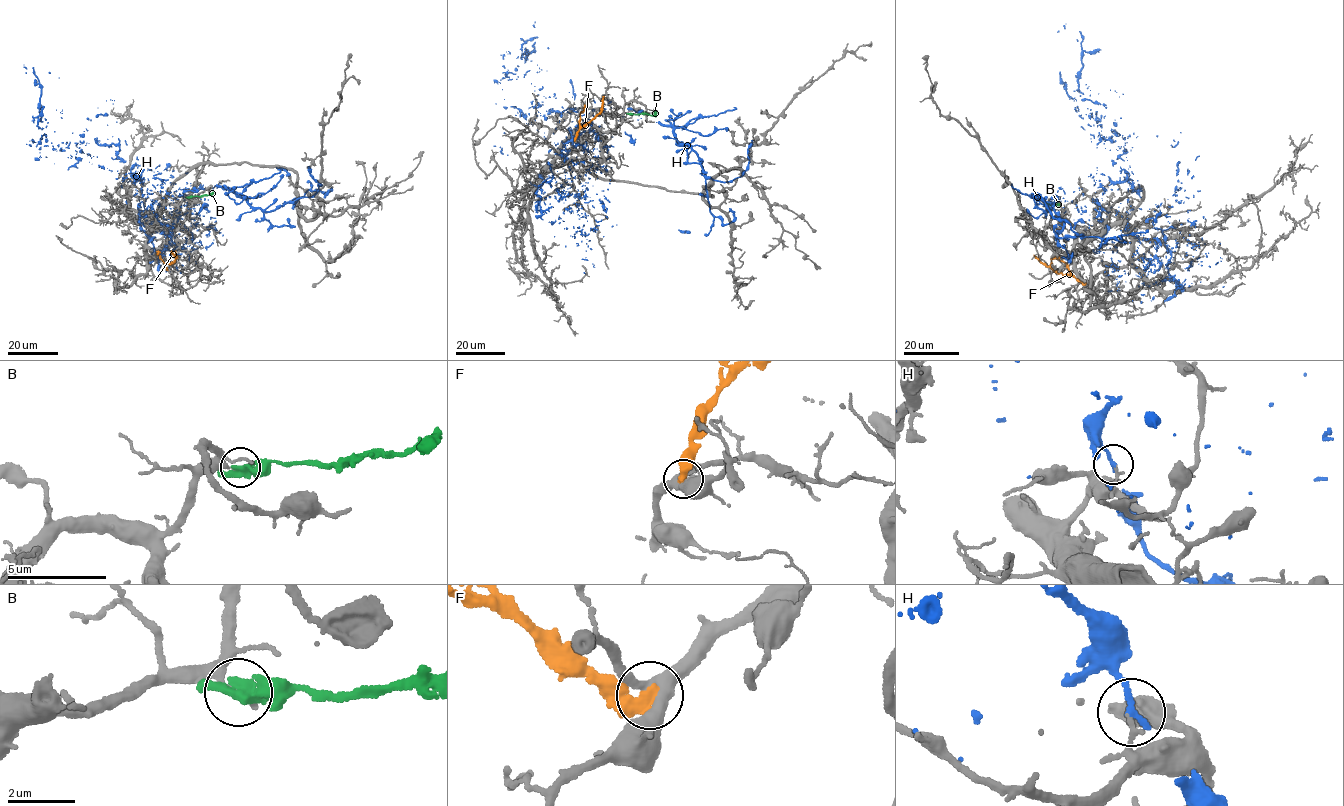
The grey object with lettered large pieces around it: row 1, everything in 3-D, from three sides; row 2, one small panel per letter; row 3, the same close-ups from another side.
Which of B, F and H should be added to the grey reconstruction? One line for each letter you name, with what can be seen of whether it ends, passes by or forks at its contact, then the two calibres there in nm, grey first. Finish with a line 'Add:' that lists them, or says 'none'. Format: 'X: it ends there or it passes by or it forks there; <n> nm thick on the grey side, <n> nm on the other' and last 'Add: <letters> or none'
Add: none

